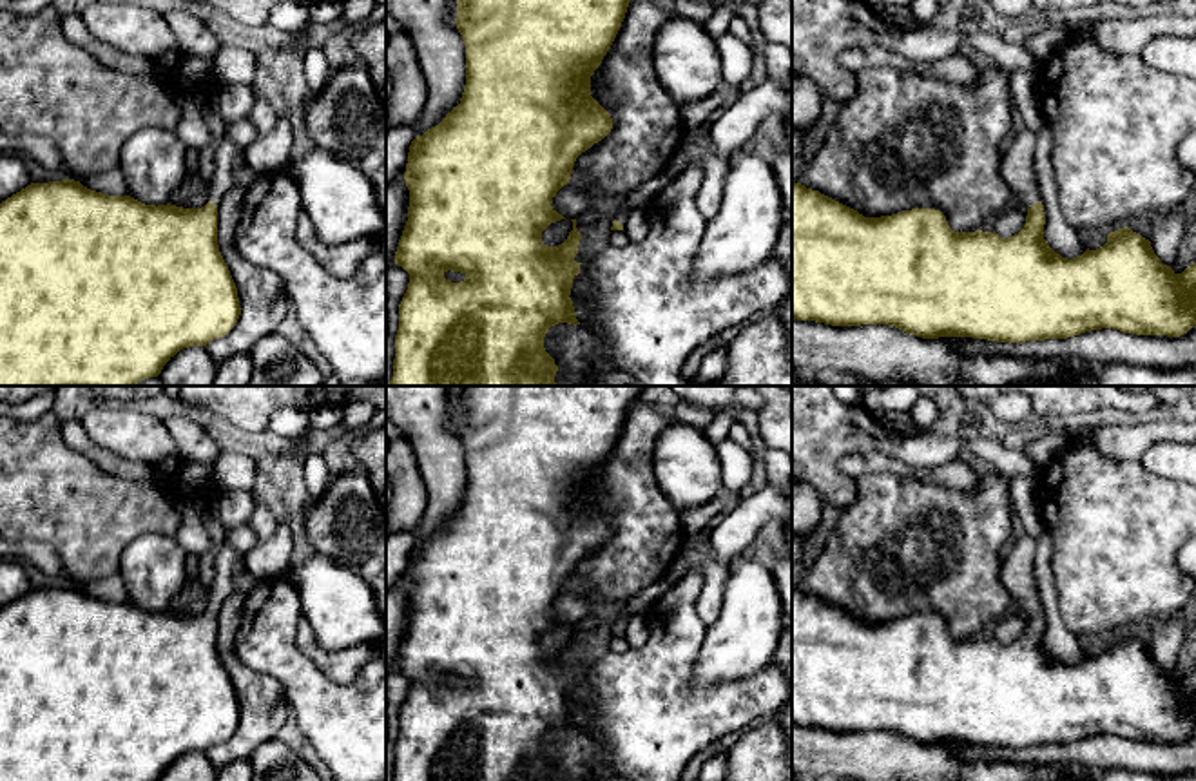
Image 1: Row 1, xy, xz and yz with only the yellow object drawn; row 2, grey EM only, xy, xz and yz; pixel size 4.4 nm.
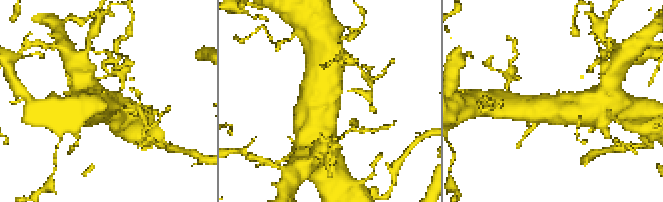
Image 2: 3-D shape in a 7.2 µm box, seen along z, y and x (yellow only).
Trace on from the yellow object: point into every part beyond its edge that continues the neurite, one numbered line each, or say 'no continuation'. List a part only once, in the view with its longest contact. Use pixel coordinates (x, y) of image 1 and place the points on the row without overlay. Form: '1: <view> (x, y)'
1: yz (1017, 573)

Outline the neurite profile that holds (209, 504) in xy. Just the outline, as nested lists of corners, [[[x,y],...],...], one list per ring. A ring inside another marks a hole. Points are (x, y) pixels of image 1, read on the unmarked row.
[[[216,484],[210,495],[198,493],[203,525],[214,542],[223,540],[223,536],[227,535],[219,518],[219,500],[223,491],[225,489],[219,484]]]

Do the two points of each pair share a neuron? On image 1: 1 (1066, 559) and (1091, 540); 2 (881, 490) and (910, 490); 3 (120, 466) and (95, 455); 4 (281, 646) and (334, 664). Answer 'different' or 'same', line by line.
1: same
2: same
3: same
4: different

